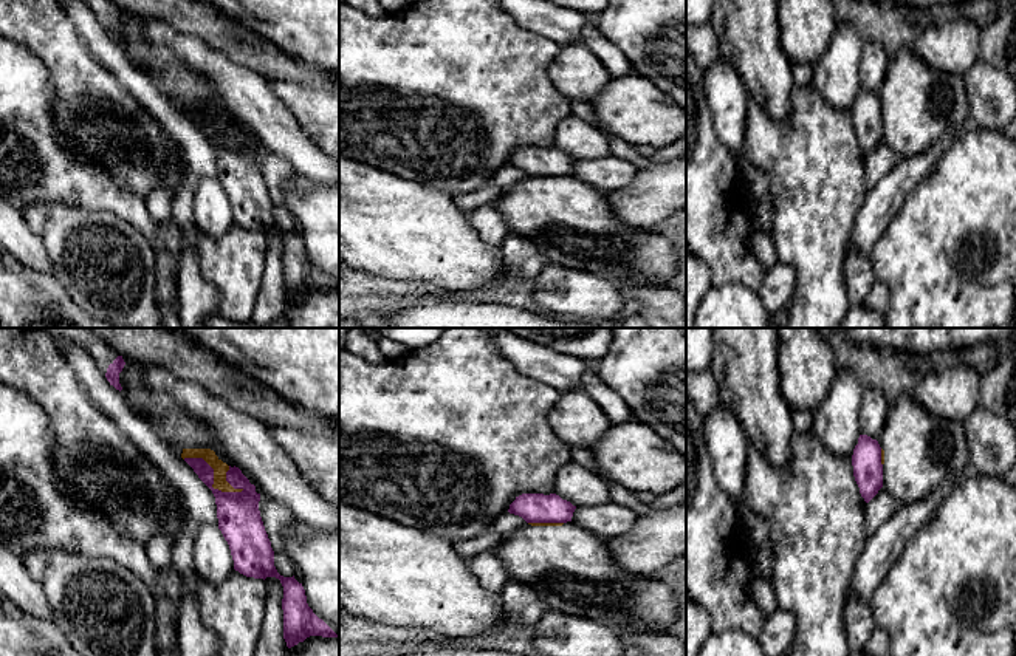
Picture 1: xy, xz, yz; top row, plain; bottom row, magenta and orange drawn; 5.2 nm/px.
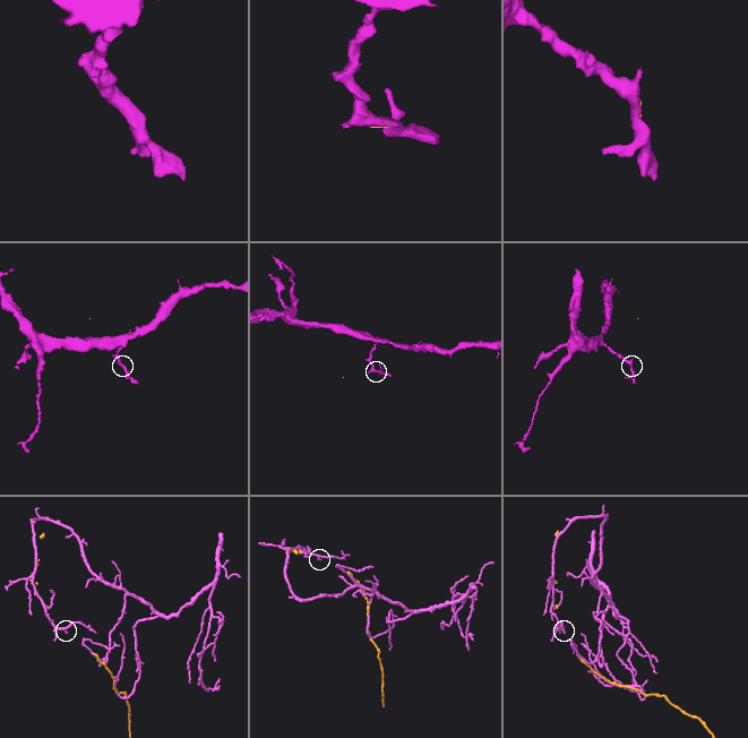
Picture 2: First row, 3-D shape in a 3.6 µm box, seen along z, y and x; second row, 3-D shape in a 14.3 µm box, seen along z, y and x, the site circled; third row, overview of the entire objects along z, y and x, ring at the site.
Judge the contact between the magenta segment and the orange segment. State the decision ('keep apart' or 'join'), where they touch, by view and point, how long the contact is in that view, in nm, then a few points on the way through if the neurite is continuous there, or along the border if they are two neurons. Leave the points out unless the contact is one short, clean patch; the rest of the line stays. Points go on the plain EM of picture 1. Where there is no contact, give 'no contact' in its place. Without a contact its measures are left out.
keep apart | xy (212, 132) | 360 nm

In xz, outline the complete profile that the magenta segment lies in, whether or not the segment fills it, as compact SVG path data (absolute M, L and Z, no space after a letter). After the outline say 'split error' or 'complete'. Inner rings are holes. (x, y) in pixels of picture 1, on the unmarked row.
M522 147L510 158L508 166L522 170L527 176L572 175L576 159L556 147Z | complete

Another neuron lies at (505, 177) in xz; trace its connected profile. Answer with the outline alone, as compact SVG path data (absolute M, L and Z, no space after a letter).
M505 166L496 172L496 175L489 179L489 184L510 189L523 178L527 178L527 175L522 170Z

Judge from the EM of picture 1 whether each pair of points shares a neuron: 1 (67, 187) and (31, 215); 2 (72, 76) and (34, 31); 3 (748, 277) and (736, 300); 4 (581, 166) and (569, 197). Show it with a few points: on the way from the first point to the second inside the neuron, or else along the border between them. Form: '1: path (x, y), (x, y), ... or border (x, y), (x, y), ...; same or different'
1: border (85, 208), (61, 201), (31, 201), (20, 209); different
2: path (68, 65), (45, 42); same
3: border (713, 285), (742, 283), (756, 291); different
4: border (570, 175), (597, 186), (603, 192); different

